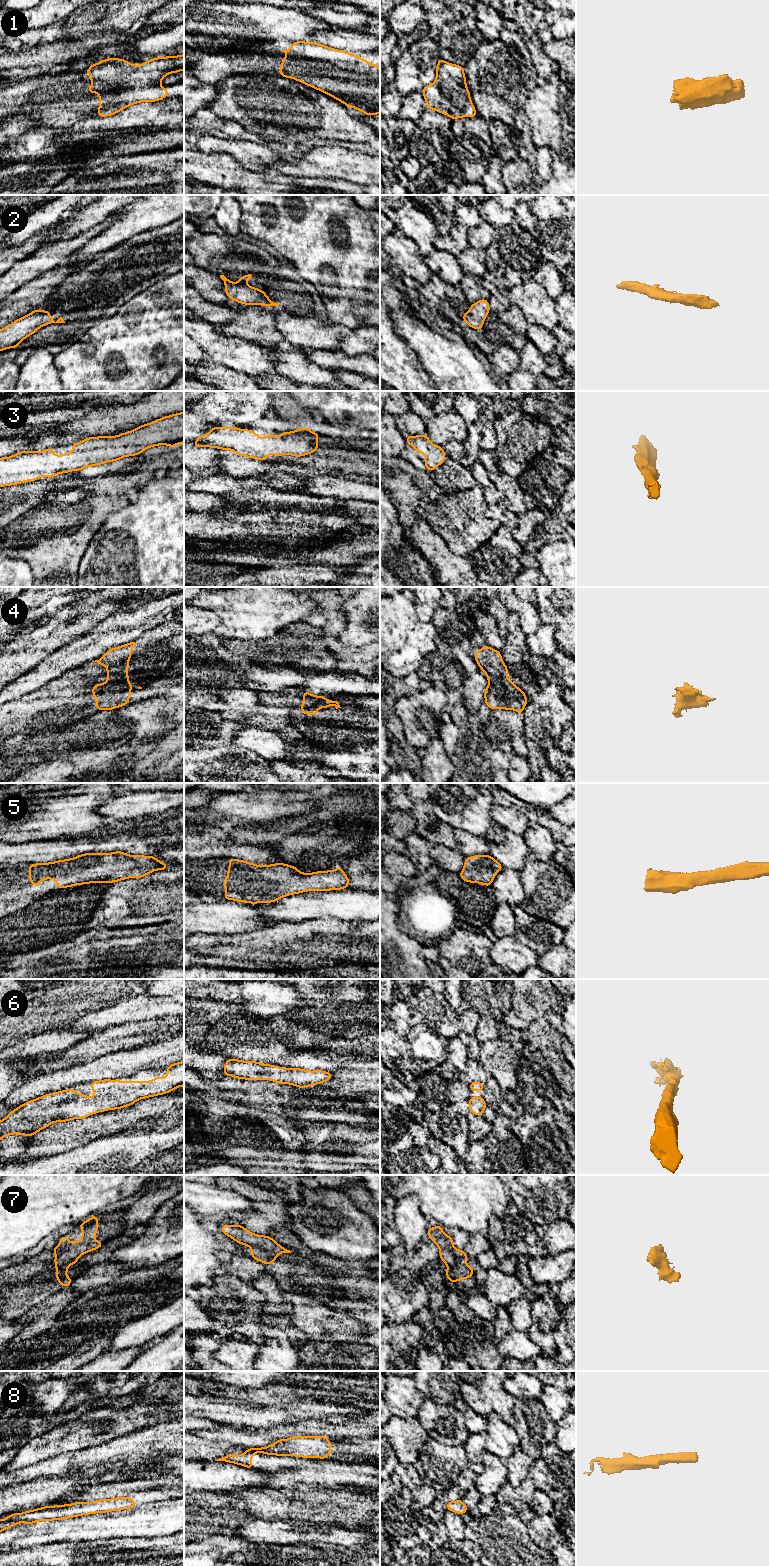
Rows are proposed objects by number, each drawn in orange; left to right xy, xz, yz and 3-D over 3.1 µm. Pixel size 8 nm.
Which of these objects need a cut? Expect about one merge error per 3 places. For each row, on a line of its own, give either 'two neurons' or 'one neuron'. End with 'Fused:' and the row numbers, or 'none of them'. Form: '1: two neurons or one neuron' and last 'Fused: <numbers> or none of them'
1: one neuron
2: one neuron
3: one neuron
4: one neuron
5: one neuron
6: one neuron
7: two neurons
8: one neuron
Fused: 7

